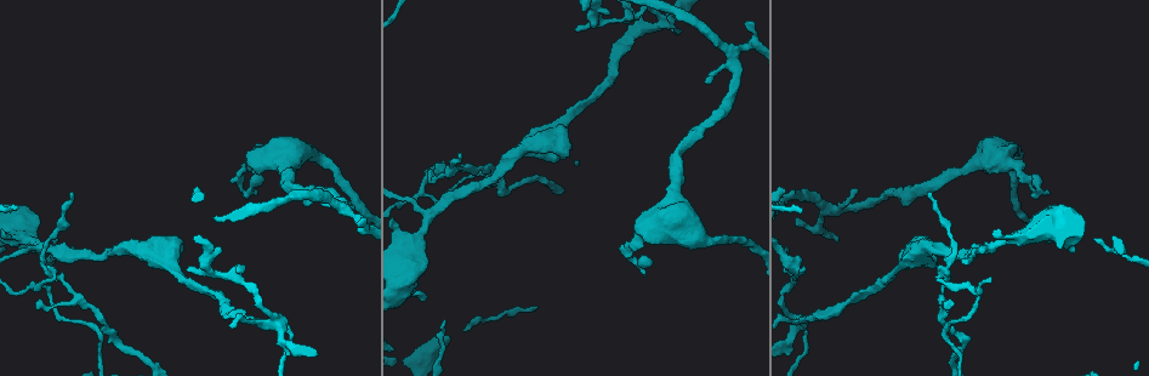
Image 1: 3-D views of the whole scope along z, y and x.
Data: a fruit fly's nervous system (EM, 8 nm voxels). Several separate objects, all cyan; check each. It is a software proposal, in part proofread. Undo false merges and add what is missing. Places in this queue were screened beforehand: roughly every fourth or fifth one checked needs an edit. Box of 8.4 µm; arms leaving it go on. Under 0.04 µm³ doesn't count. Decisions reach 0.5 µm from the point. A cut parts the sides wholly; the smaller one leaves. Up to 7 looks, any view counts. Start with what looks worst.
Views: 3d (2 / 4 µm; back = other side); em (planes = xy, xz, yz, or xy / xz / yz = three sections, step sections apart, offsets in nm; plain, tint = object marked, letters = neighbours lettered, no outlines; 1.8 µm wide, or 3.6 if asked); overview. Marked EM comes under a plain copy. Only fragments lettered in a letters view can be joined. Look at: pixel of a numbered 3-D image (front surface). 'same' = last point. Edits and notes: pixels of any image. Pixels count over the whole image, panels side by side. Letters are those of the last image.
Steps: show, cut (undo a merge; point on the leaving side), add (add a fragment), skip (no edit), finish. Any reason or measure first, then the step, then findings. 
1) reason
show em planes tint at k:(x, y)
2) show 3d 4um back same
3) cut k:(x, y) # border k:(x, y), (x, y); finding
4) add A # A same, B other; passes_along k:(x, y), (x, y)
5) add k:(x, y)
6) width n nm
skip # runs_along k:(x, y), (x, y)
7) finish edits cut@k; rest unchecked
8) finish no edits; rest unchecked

an open end
show em yz step 8 tint at 1:(1036, 176)

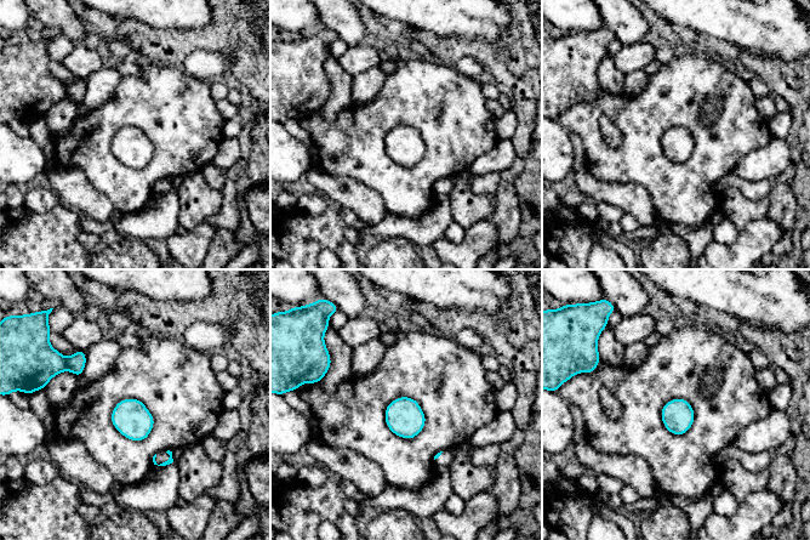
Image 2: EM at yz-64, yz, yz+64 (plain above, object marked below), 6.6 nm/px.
see the neighbours
show em yz step 8 letters same

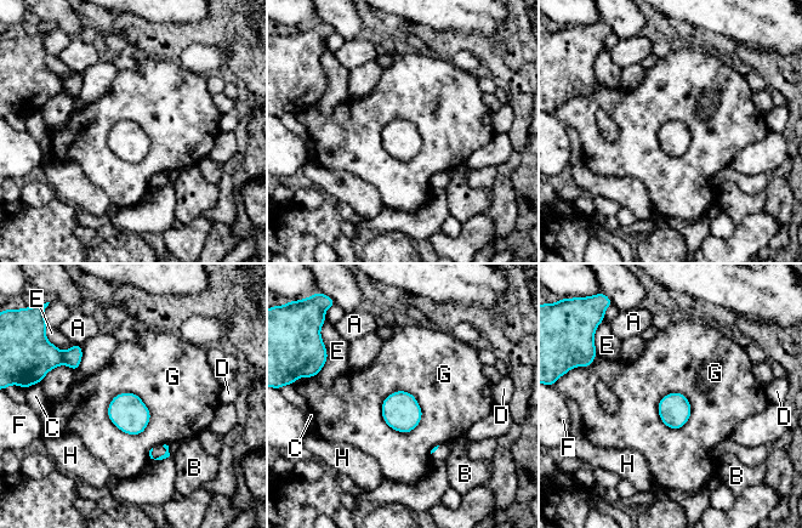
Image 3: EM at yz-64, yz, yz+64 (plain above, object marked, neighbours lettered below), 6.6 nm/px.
skip # A other, B other, C other, D other, E other, F other, G other, H other; border 3:(115, 395), (108, 418), (140, 435); no lettered fragment goes on from it

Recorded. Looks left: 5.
tapers out
show 3d 4um at 1:(458, 155)

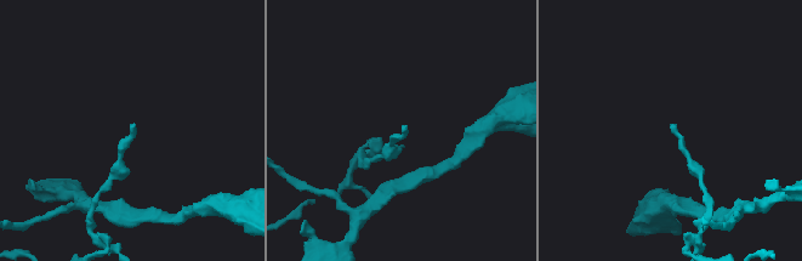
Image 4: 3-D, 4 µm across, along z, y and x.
need the tissue
show em planes letters at 4:(133, 126)

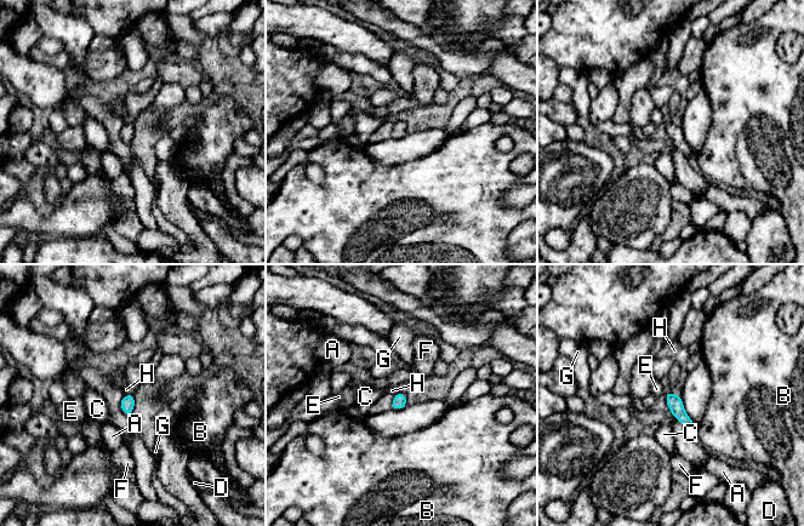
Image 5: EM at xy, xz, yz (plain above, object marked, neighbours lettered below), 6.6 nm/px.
skip # A other, B other, C other, D other, E other, F other, G other, H other; border 5:(132, 393), (124, 395); no lettered fragment goes on from it

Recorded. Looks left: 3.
sudden change in width
show em planes letters at 1:(906, 262)

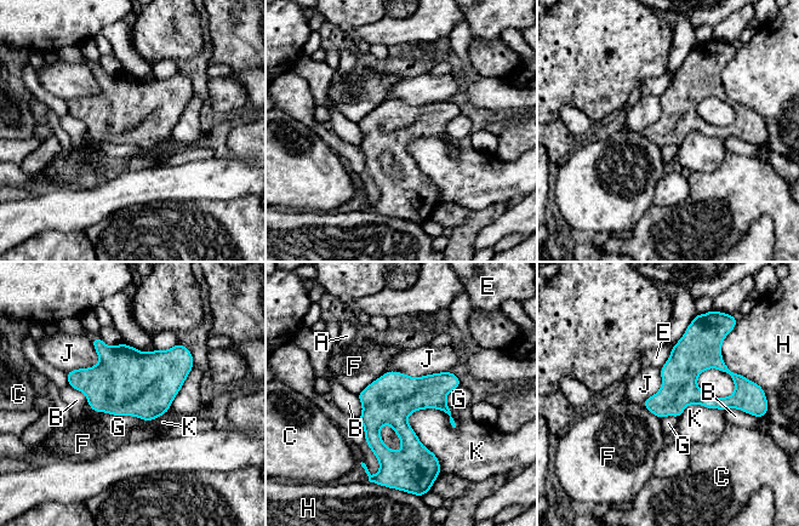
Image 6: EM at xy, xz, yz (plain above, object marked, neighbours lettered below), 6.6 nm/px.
skip # A other, B other, C other, E other, F other, G other, H other, J other, K other; border 6:(415, 410), (407, 423), (440, 473); one cell here

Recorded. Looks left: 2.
finish no edits; rest unchecked

